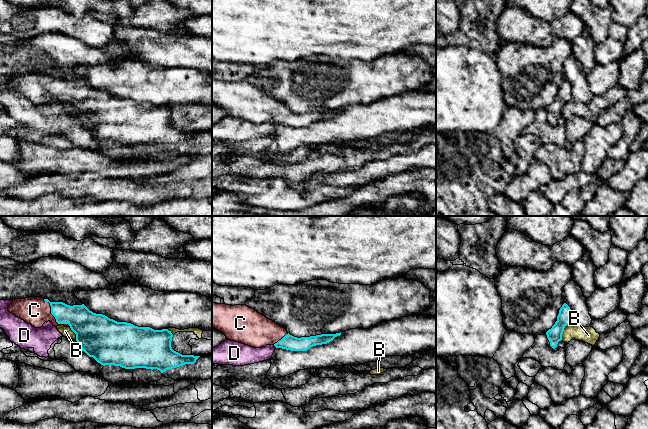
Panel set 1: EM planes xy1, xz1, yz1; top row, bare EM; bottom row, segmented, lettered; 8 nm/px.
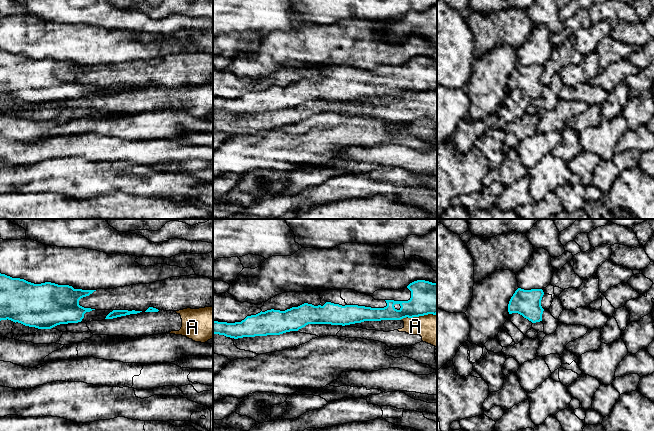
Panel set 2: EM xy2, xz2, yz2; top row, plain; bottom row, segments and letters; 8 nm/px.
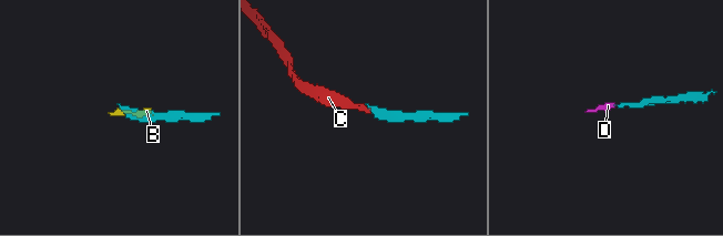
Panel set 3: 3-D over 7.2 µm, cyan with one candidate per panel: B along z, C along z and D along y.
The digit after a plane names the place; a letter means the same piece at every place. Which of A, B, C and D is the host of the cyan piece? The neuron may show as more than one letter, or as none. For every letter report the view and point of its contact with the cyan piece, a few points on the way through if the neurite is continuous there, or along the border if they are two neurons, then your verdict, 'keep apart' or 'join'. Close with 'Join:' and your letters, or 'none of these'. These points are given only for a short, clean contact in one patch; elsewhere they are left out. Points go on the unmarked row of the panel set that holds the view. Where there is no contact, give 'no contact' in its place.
A: contact xz2 (418, 92); keep apart
B: contact yz1 (563, 106); keep apart
C: contact xy1 (53, 91); way xy1 (83, 98), (74, 92), (53, 91), (49, 87), (34, 86); join
D: contact xz1 (275, 122); border xz1 (273, 121), (276, 123); keep apart
Join: C

